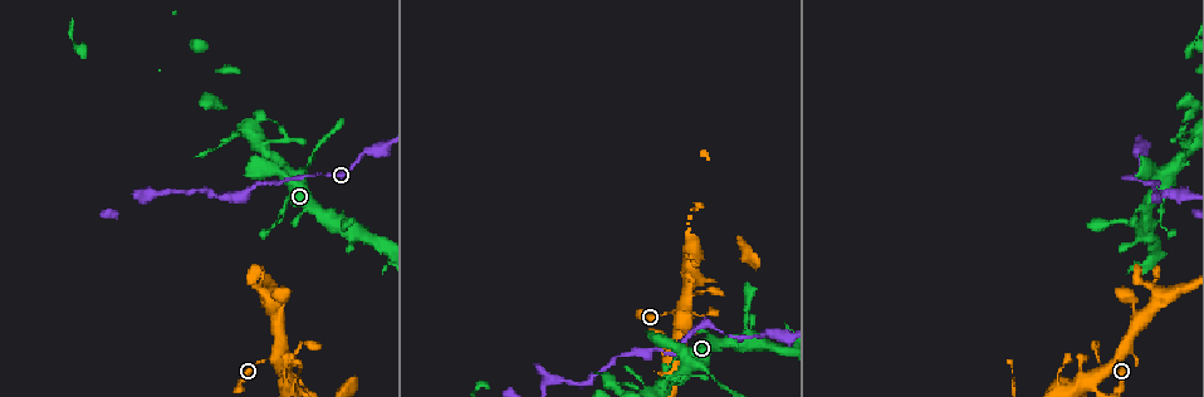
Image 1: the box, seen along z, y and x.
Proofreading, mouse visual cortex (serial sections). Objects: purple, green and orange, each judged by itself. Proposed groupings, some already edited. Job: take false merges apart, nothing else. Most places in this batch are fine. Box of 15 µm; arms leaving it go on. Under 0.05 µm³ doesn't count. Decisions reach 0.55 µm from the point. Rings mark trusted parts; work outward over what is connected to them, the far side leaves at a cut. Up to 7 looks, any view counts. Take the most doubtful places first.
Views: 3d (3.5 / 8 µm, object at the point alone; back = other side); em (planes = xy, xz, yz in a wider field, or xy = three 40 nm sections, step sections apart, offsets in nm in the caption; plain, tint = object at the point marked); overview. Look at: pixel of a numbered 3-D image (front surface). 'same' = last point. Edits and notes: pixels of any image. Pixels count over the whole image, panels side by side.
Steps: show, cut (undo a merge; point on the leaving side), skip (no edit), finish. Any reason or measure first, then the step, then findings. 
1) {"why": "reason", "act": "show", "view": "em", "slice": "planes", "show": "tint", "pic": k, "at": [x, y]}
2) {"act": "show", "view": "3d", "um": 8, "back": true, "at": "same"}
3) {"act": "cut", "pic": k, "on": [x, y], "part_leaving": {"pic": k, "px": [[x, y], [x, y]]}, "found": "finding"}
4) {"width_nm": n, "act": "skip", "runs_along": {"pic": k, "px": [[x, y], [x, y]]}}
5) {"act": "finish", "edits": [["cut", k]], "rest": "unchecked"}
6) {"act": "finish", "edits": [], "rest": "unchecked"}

{"why": "small branch off a trunk", "act": "show", "view": "3d", "um": 3.5, "pic": 1, "at": [1105, 370]}

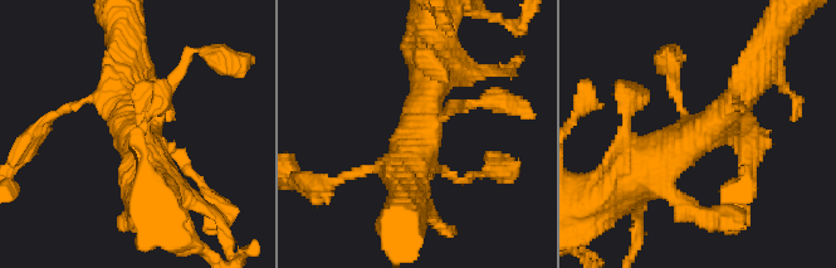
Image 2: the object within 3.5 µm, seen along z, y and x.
{"why": "need the tissue", "act": "show", "view": "em", "slice": "xy", "step": 2, "show": "tint", "pic": 2, "at": [417, 126]}

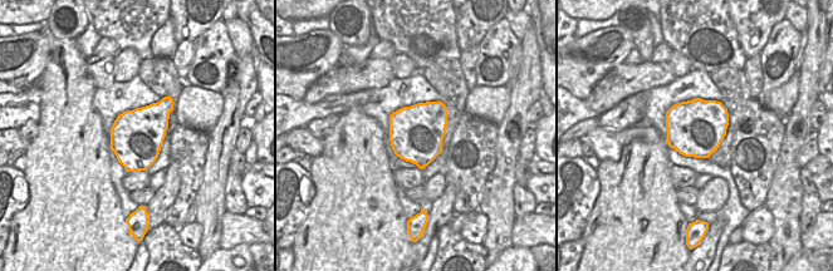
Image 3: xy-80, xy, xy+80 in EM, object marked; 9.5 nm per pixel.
{"act": "skip", "found": "all the same cell"}

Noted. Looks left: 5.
{"why": "thin neck", "act": "show", "view": "em", "slice": "planes", "show": "tint", "pic": 1, "at": [675, 375]}

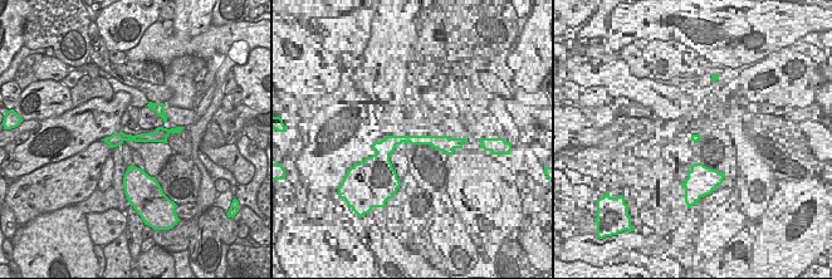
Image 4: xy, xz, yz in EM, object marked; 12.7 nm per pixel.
{"why": "wider look", "act": "show", "view": "3d", "um": 3.5, "at": "same"}

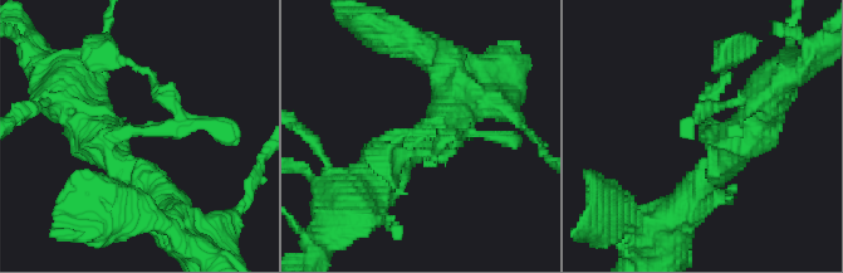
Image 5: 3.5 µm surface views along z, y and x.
{"act": "cut", "pic": 5, "on": [721, 82], "part_leaving": {"pic": 5, "px": [[179, 116], [143, 69], [112, 58], [108, 47]]}, "found": "a second cell is stuck on"}

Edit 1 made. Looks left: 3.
{"why": "sharp bend", "act": "show", "view": "3d", "um": 3.5, "pic": 1, "at": [250, 283]}

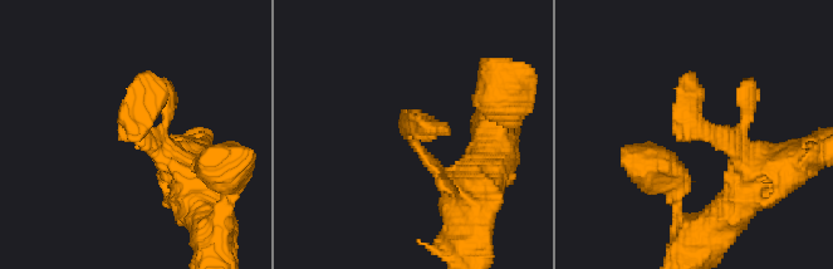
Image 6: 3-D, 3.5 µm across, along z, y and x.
{"act": "show", "view": "em", "slice": "xy", "step": 5, "show": "tint", "pic": 6, "at": [416, 146]}

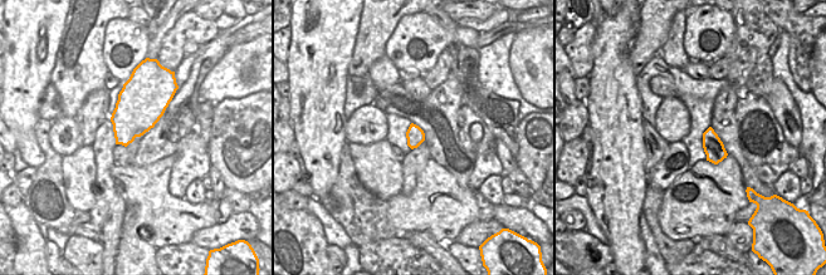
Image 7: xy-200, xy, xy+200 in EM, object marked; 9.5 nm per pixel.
{"why": "cut it another way", "act": "show", "view": "em", "slice": "planes", "show": "tint", "at": "same"}

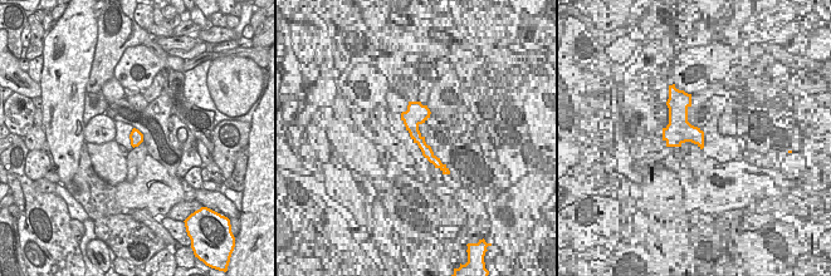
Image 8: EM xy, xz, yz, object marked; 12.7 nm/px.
{"act": "skip", "runs_along": {"pic": 6, "px": [[758, 179], [690, 117], [696, 91]]}, "found": "continuous, no second cell"}

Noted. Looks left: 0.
{"act": "finish", "edits": [["cut", 5]], "rest": "unchecked"}

